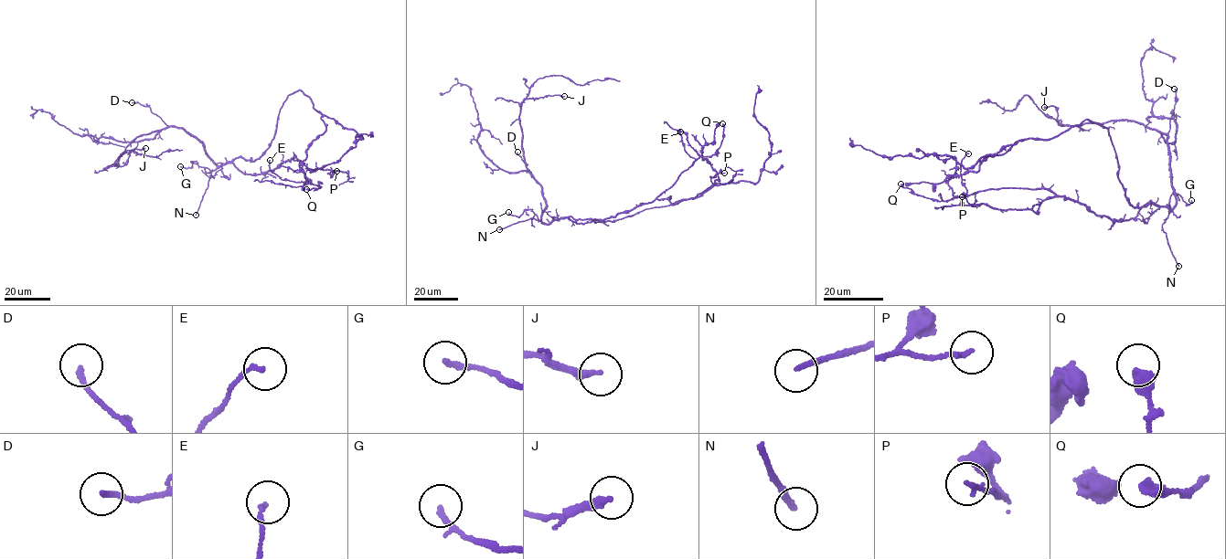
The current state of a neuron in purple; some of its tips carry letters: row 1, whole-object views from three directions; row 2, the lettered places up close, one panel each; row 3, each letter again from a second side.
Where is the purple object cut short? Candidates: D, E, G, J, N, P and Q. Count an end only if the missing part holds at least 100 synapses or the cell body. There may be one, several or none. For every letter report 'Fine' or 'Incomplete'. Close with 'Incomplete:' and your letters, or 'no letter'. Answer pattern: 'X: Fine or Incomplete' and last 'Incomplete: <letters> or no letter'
D: Fine
E: Fine
G: Fine
J: Fine
N: Incomplete
P: Fine
Q: Fine
Incomplete: N

